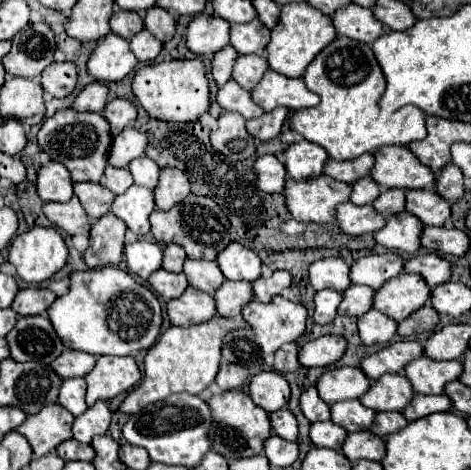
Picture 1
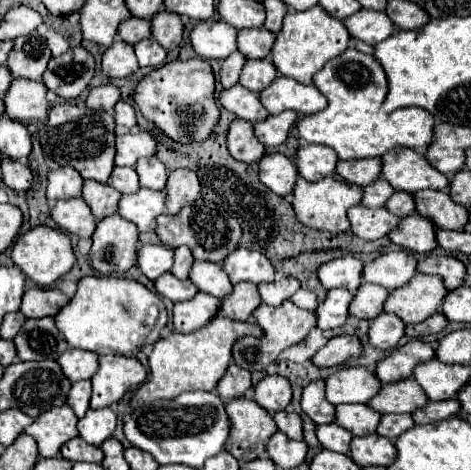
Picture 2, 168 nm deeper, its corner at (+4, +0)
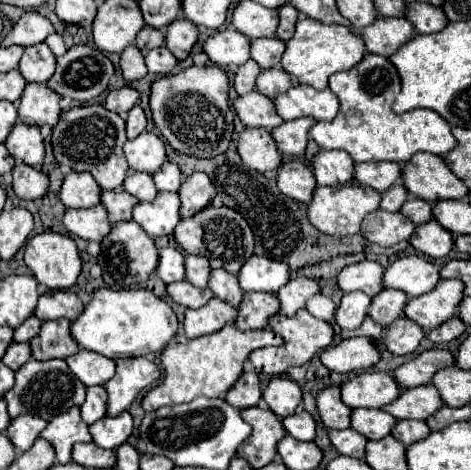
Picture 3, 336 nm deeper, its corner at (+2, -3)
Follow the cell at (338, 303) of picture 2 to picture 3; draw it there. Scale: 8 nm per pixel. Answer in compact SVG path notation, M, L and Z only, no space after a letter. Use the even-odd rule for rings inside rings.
M348 292L342 296L340 308L336 312L336 322L340 328L348 328L348 330L356 330L362 320L368 314L368 306L370 306L372 298L366 296L364 292Z

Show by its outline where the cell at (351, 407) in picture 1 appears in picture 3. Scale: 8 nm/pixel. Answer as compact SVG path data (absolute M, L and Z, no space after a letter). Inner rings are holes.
M356 408L352 412L352 428L364 434L368 440L380 440L392 432L396 418L384 410L366 410Z

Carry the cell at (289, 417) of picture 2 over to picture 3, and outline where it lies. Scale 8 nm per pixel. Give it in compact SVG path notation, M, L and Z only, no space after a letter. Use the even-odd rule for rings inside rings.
M298 410L296 414L284 418L282 424L284 424L286 432L290 436L294 436L296 440L304 442L304 440L314 440L316 438L316 420L306 410Z

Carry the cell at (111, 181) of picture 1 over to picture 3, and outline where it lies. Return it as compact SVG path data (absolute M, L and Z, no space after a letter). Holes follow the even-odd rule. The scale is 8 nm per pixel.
M134 170L128 172L128 176L124 180L124 190L130 192L132 196L138 196L140 202L152 202L158 194L152 176L144 174L144 172L134 172Z

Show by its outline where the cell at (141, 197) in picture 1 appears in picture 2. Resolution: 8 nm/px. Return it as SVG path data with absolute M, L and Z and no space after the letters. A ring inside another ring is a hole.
M140 187L136 193L122 195L122 199L118 201L118 215L132 221L138 231L144 233L156 229L156 217L162 213L166 213L164 191Z

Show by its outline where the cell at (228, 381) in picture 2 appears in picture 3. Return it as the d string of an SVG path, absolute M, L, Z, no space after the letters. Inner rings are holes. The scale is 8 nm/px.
M246 368L244 374L240 376L240 380L226 394L226 400L238 410L256 406L260 402L260 398L262 398L260 378L258 378L258 372L252 368Z

